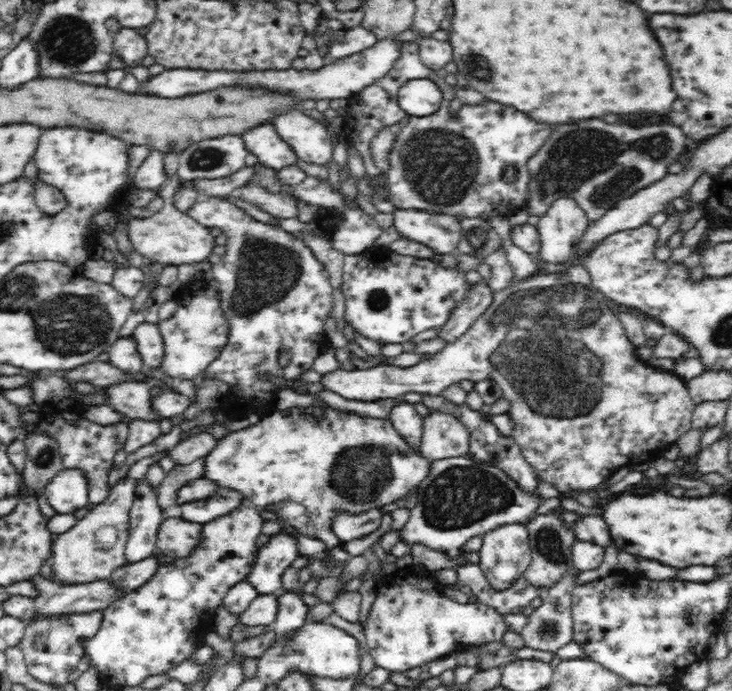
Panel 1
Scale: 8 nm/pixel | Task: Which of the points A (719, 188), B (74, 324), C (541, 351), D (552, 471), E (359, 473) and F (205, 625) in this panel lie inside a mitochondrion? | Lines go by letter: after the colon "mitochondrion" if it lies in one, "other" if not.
A: other
B: mitochondrion
C: mitochondrion
D: other
E: mitochondrion
F: other

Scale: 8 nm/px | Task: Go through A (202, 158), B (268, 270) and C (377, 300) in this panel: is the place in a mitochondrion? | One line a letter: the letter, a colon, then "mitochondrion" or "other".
A: mitochondrion
B: mitochondrion
C: mitochondrion

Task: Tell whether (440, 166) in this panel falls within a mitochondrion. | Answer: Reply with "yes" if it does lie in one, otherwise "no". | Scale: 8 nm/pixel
yes

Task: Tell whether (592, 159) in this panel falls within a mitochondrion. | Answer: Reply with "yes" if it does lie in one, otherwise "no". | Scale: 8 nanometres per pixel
yes

